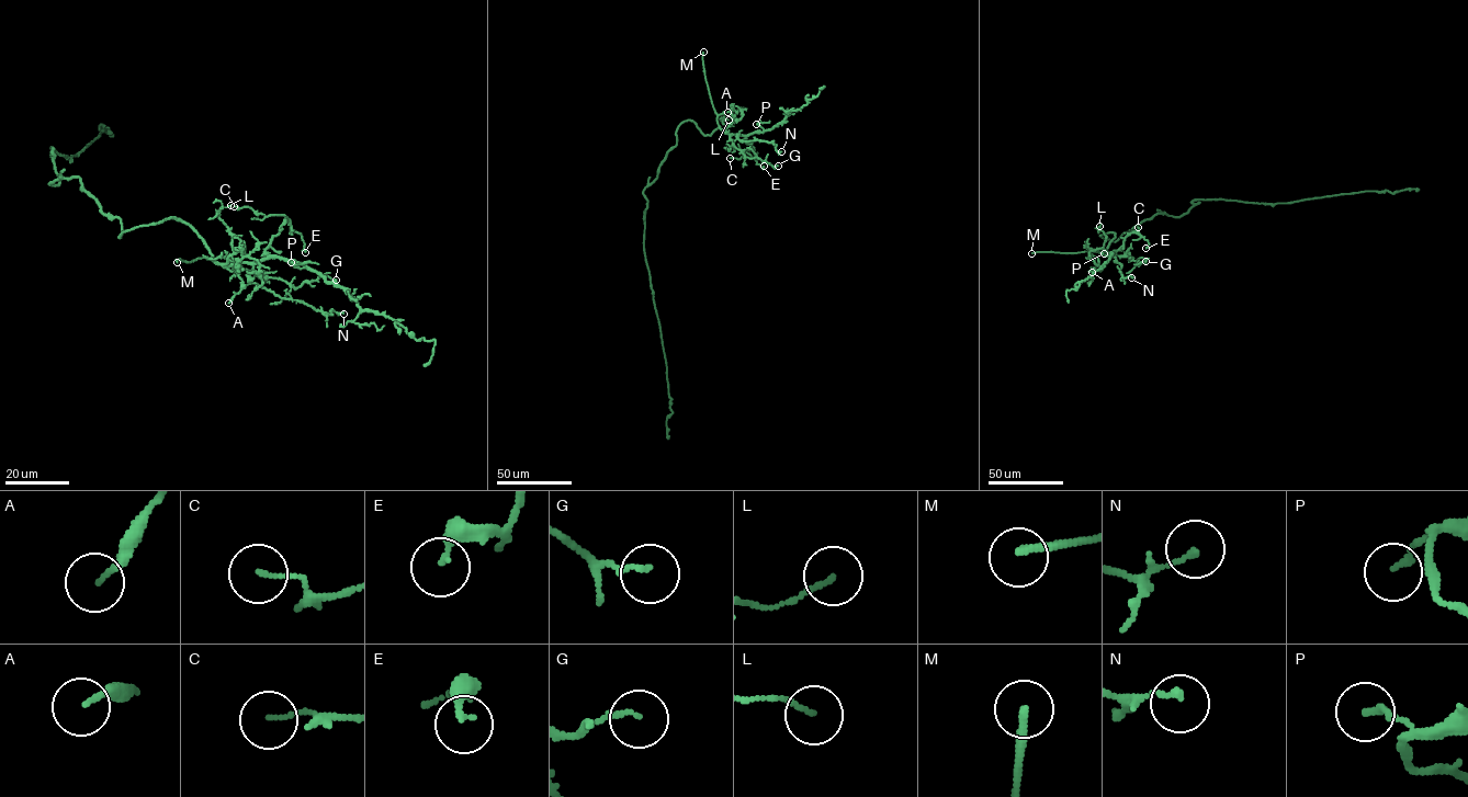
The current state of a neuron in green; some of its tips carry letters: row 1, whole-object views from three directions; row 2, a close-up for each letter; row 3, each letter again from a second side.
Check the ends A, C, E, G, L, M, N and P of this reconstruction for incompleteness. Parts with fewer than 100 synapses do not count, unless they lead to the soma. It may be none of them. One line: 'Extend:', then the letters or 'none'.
Extend: M

